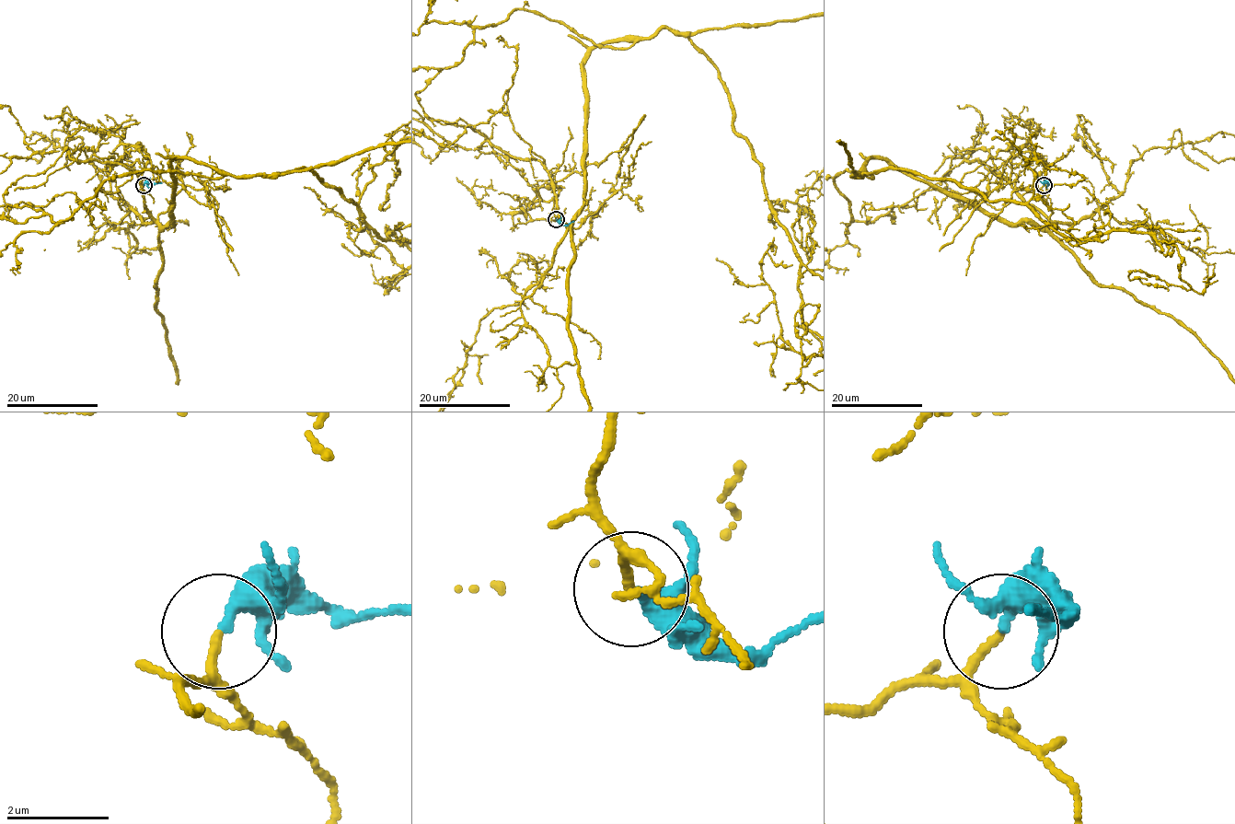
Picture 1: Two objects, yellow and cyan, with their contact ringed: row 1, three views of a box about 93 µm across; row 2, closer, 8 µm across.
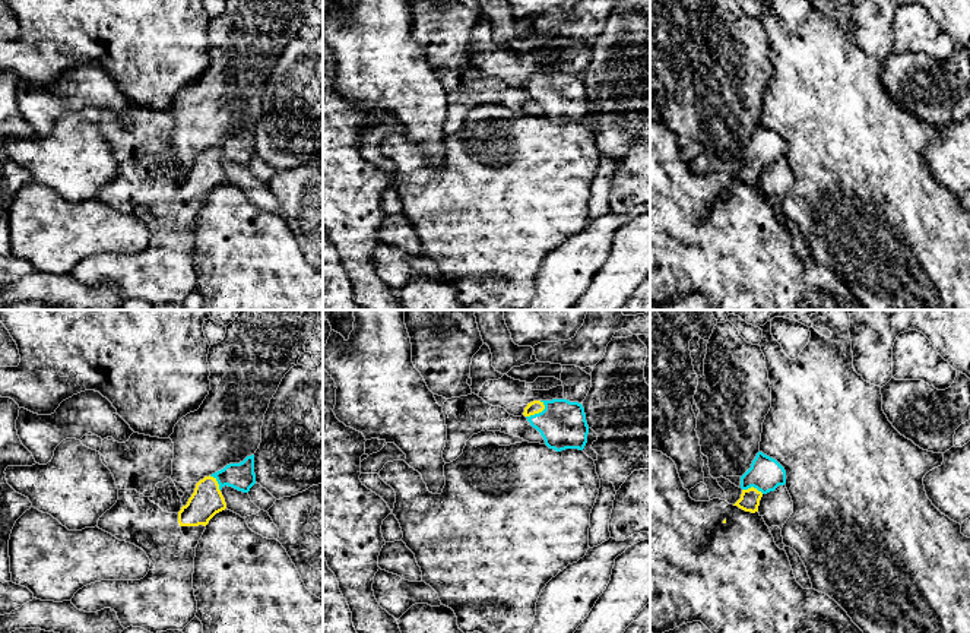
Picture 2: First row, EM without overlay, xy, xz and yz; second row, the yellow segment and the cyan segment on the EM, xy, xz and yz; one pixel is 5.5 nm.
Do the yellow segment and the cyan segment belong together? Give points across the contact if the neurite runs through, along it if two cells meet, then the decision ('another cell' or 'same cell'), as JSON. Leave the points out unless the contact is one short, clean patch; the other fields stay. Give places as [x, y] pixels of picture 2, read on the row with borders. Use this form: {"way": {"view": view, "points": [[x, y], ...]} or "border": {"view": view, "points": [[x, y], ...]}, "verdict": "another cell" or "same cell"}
{"way": {"view": "xz", "points": [[535, 407], [538, 412], [563, 424]]}, "verdict": "same cell"}

